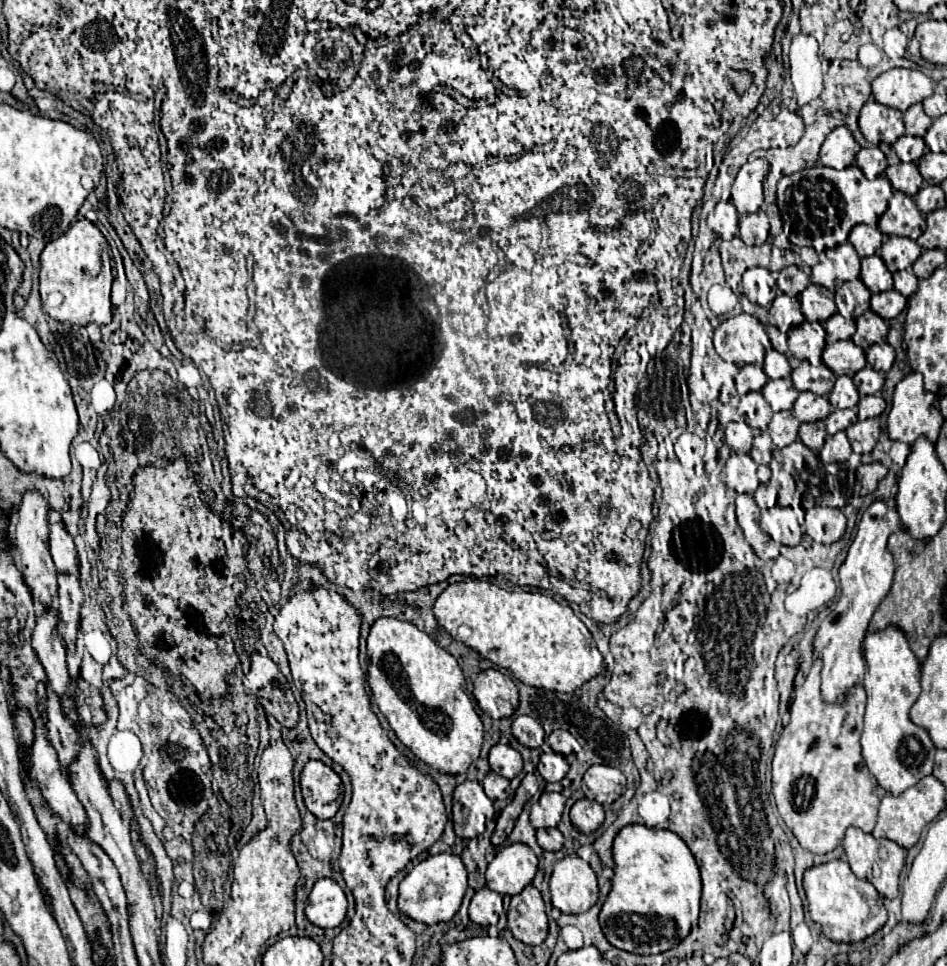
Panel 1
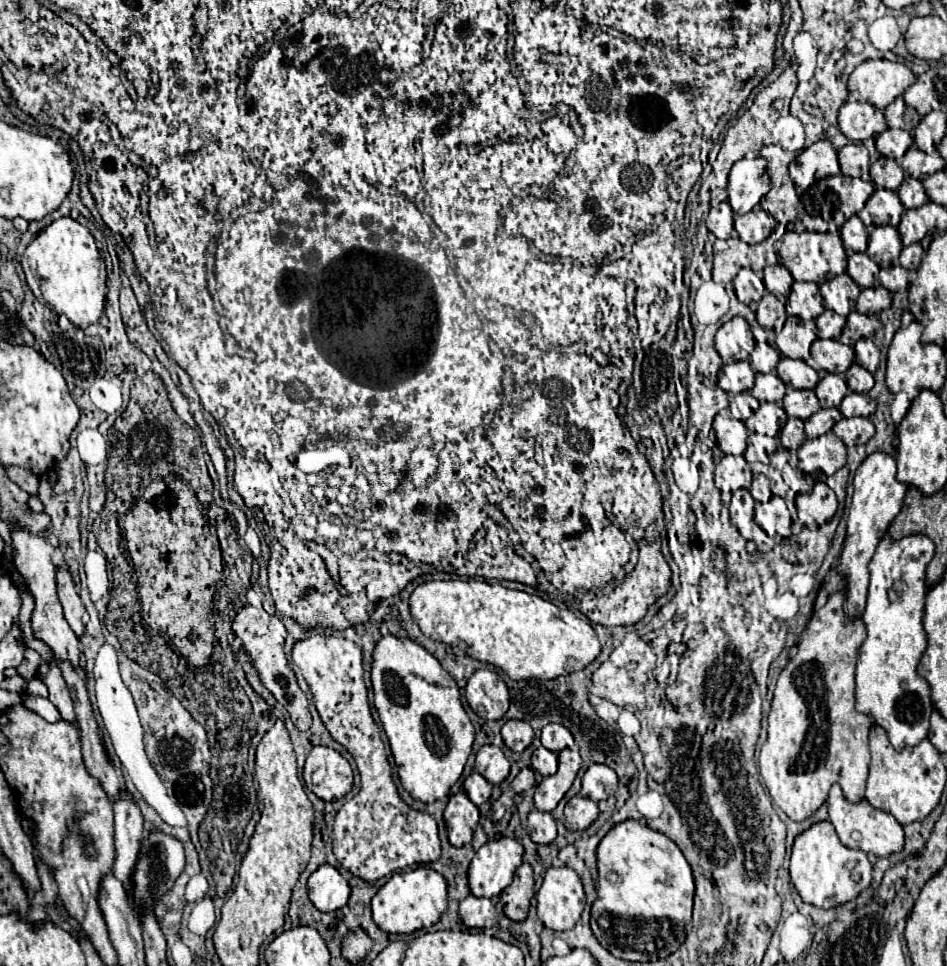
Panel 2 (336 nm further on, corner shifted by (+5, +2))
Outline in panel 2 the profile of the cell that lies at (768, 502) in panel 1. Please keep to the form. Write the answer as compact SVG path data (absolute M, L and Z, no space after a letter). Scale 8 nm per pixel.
M762 474L753 476L752 485L749 491L756 501L763 503L768 502L773 496L770 490L769 479Z

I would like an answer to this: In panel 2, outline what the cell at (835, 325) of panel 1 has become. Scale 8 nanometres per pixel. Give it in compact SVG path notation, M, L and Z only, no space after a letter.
M823 311L817 317L817 337L819 339L839 339L845 327L845 317L837 315L835 311Z

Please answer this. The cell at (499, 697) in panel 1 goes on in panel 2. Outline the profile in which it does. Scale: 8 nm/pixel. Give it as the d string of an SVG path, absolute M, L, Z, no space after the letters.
M491 669L475 671L465 687L469 707L481 719L501 719L509 709L509 691L505 681Z

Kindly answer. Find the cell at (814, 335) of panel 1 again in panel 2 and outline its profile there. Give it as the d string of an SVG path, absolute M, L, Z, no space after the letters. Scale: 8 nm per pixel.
M787 317L781 333L777 335L777 349L781 355L791 359L809 359L809 347L817 339L813 321L799 321L797 317Z

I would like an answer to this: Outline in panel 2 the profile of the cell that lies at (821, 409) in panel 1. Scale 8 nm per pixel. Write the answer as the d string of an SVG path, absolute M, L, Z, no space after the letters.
M789 387L787 395L783 397L783 409L789 417L807 419L813 413L817 413L821 409L821 405L813 391L799 391L799 389Z

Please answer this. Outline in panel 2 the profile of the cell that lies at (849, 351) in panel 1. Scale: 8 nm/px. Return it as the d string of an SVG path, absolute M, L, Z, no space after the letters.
M817 339L811 345L811 359L815 361L815 365L827 373L845 373L853 359L855 359L855 351L849 345L843 345L839 341L825 341L825 339Z

